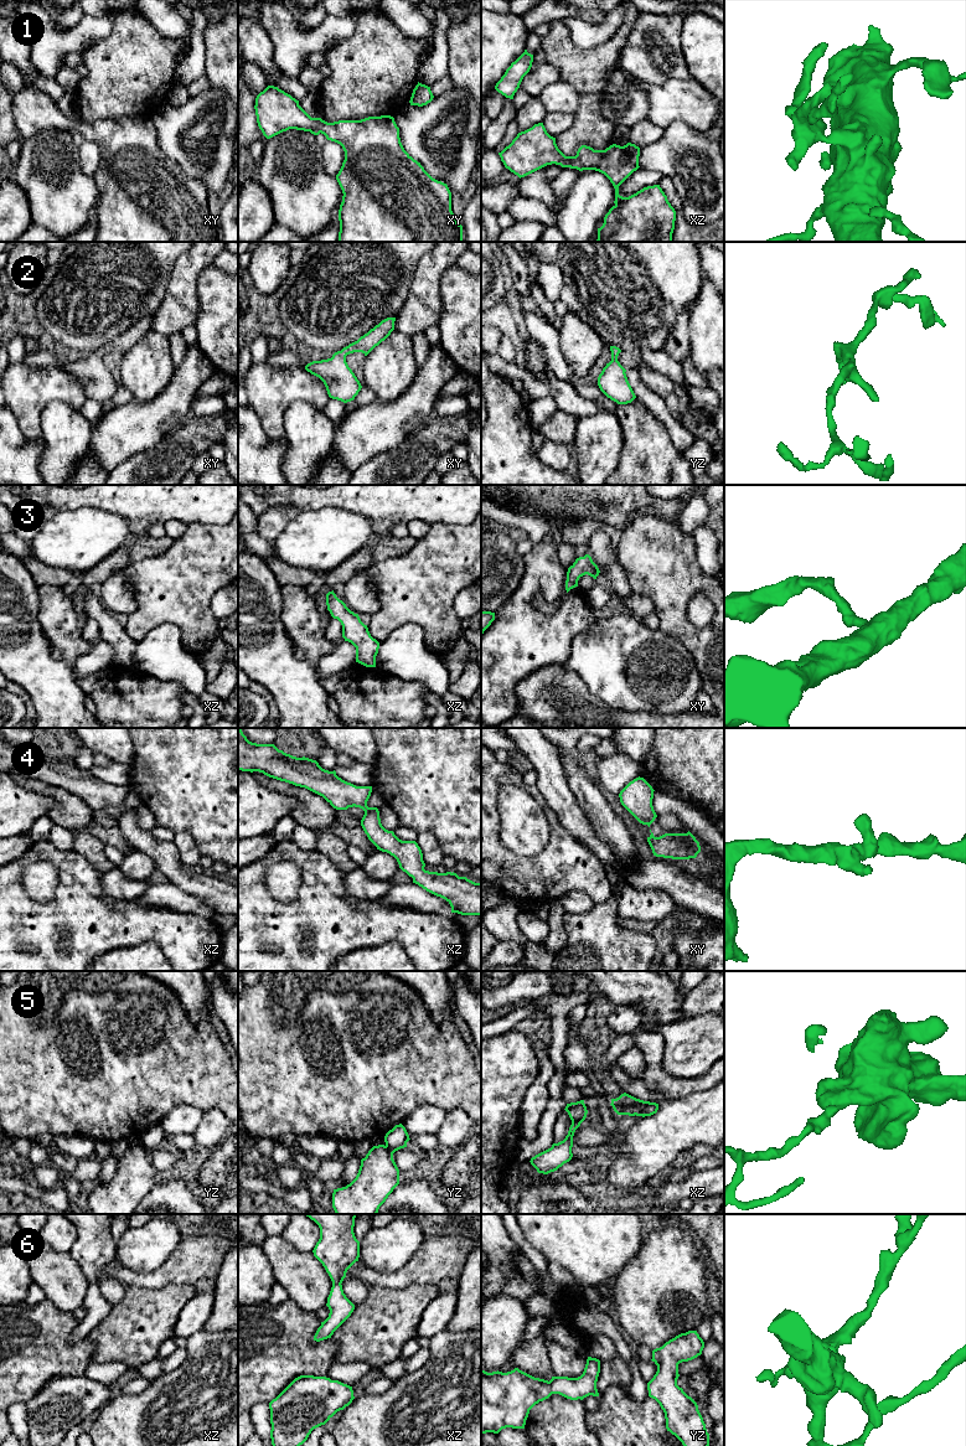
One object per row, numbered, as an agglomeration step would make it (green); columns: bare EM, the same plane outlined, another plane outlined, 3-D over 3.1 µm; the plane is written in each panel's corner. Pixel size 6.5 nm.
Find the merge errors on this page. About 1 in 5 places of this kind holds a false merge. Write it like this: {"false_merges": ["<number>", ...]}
{"false_merges": ["5"]}

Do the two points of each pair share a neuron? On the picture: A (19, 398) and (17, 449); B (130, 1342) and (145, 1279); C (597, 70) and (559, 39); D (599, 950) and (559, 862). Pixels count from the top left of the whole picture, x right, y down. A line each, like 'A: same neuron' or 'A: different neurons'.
A: different neurons
B: different neurons
C: same neuron
D: different neurons

